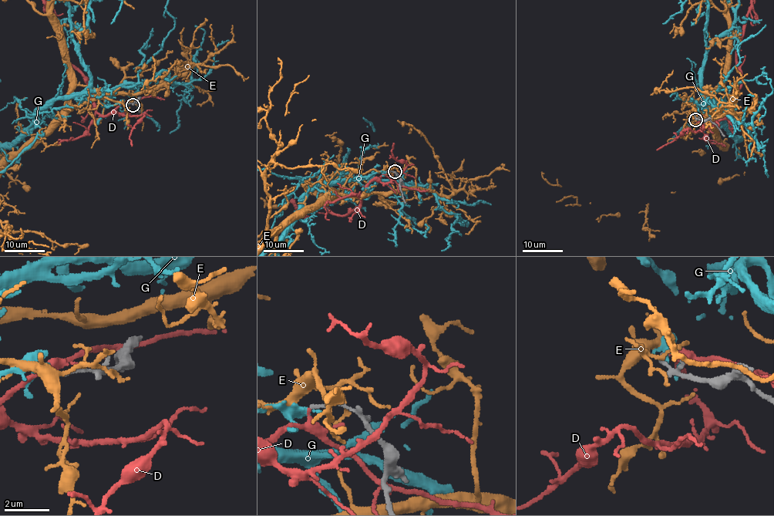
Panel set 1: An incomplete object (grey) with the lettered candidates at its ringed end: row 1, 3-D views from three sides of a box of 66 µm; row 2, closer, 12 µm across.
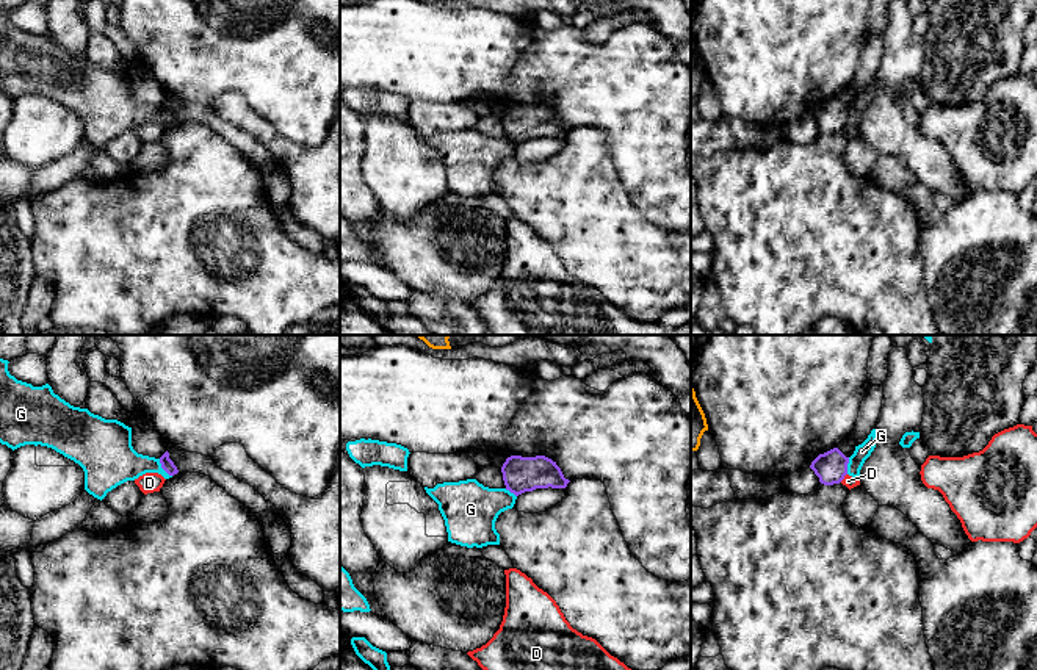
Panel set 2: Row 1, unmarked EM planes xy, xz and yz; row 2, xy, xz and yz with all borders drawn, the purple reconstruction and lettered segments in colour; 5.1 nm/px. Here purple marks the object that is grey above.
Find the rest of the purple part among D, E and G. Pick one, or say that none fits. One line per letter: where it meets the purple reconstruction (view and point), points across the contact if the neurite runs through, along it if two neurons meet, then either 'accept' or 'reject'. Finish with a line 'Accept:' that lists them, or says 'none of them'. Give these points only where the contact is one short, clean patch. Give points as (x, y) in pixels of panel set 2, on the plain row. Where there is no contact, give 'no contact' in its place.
D: yz (843, 127) | along yz (846, 122), (840, 130) | reject
E: no contact | reject
G: xy (163, 118) | along xy (158, 108), (160, 115), (171, 126) | reject
Accept: none of them

